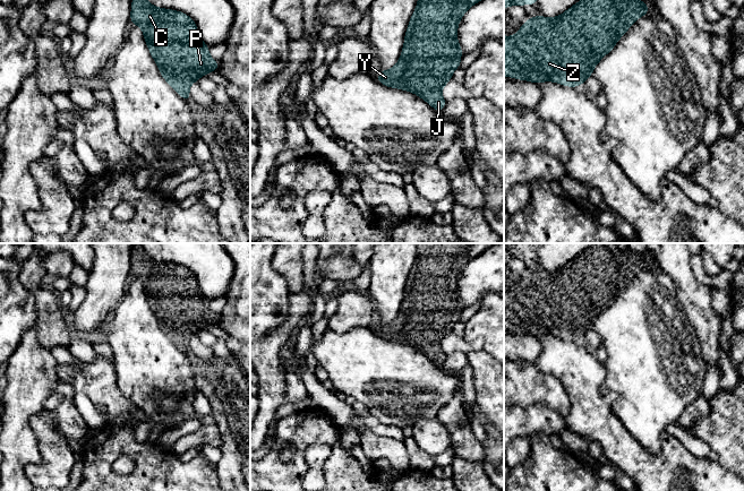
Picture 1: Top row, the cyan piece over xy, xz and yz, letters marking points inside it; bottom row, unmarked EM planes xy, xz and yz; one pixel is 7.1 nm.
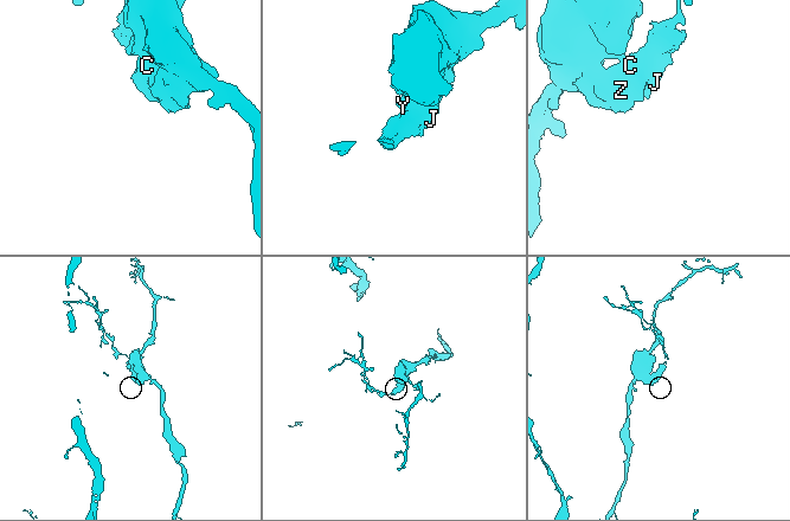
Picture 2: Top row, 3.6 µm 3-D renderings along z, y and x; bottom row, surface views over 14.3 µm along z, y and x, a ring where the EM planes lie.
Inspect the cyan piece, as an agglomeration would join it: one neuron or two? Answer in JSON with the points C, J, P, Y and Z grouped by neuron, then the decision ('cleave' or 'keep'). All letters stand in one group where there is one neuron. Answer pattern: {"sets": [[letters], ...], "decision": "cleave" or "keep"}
{"sets": [["C", "J", "P", "Y", "Z"]], "decision": "keep"}

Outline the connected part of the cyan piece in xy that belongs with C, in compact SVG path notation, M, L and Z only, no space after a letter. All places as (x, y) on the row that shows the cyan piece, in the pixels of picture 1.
M131 0L130 21L143 29L144 38L162 77L187 102L191 101L189 86L220 64L213 60L208 46L197 32L196 23L186 14L154 7L147 0Z

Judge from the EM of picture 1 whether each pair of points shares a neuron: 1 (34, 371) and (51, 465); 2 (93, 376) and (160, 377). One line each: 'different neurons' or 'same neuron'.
1: different neurons
2: different neurons

